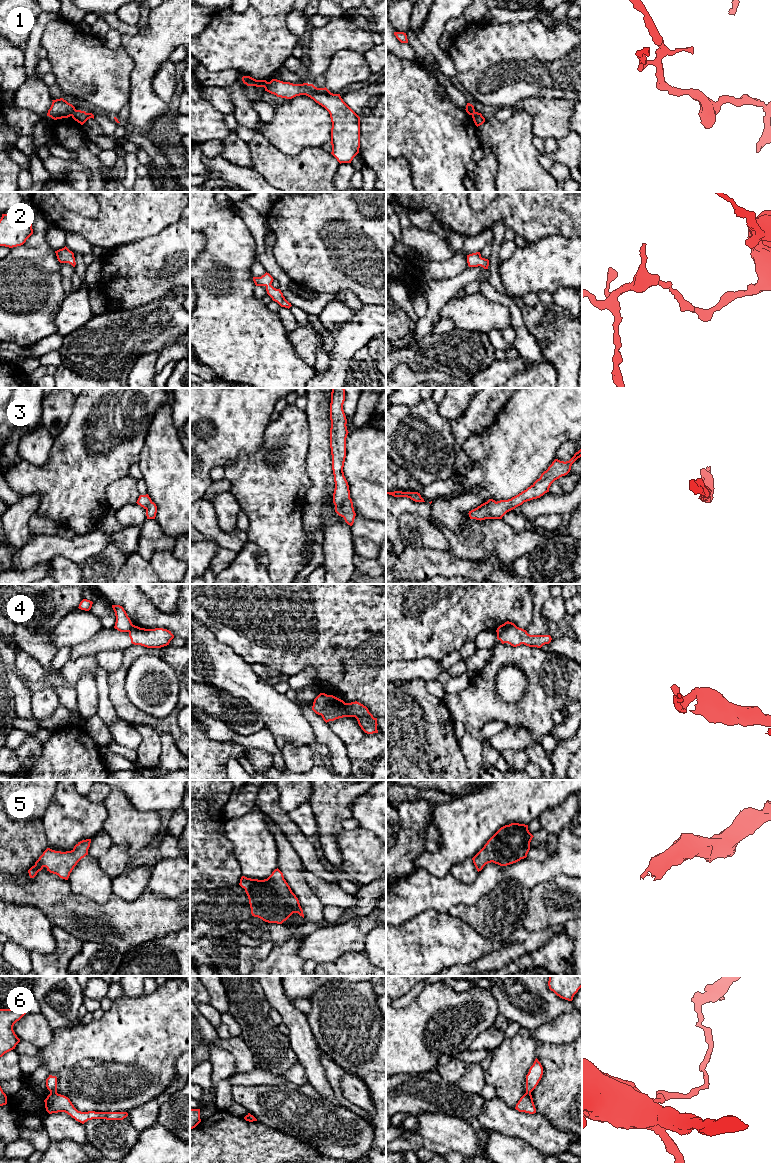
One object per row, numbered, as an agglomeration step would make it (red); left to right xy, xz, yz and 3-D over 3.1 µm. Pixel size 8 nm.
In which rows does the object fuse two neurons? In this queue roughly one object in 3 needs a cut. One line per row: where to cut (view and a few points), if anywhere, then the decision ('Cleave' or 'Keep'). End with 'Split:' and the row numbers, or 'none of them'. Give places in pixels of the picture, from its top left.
1: Split along xy (77, 110), (71, 115). Cleave
2: No split. Keep
3: No split. Keep
4: Split along xz (328, 695), (326, 706), (321, 715). Cleave
5: No split. Keep
6: Split along xy (50, 1092), (56, 1093). Cleave
Split: 1, 4, 6

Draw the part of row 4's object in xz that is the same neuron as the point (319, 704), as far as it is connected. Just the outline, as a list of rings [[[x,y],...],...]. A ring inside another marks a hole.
[[[320,693],[313,702],[313,706],[312,706],[312,710],[318,714],[318,715],[322,715],[322,713],[324,712],[324,709],[326,707],[327,704],[327,700],[328,700],[328,695],[325,693]]]

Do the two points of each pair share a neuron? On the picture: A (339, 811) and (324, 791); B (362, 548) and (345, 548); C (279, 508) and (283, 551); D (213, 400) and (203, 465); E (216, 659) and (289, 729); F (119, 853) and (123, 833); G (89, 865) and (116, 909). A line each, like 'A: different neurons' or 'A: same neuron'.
A: same neuron
B: different neurons
C: same neuron
D: same neuron
E: same neuron
F: different neurons
G: different neurons

